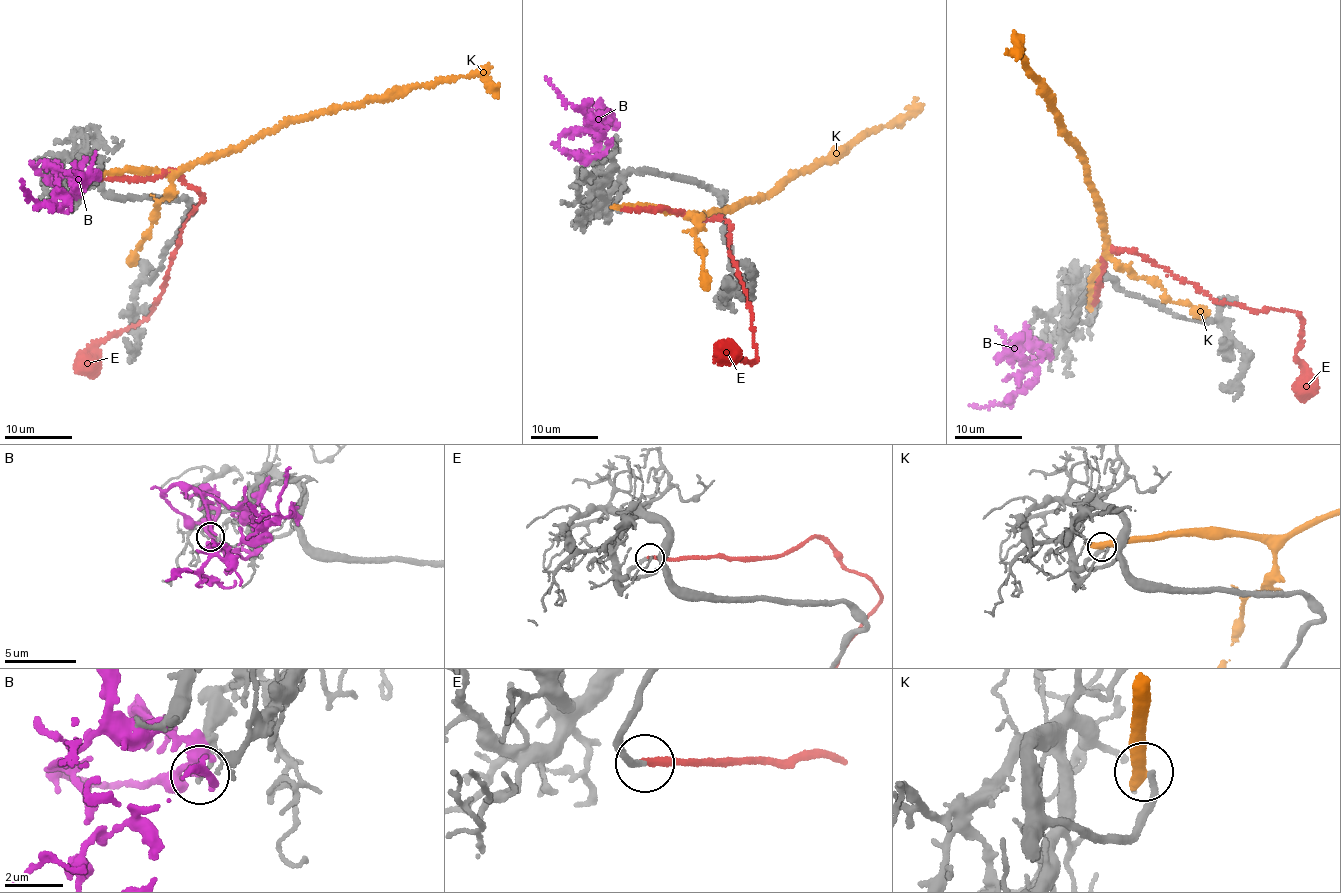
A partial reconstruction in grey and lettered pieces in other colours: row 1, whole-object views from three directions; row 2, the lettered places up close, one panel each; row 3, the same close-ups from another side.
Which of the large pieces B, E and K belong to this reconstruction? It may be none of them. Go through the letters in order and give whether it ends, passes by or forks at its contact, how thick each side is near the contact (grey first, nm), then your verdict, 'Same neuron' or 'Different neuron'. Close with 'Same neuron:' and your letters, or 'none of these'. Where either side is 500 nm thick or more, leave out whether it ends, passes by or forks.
B: It forks there. Thickness 120 nm (grey) against 200 nm. Different neuron
E: It ends there. Thickness 220 nm (grey) against 280 nm. Same neuron
K: Thickness 240 nm (grey) against 550 nm. Different neuron
Same neuron: E

